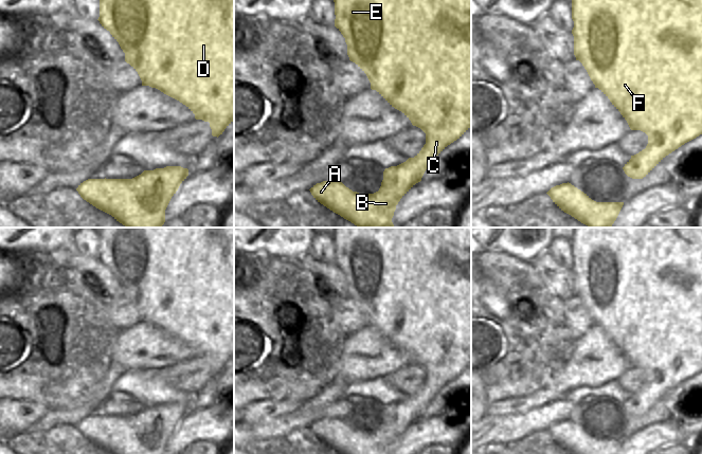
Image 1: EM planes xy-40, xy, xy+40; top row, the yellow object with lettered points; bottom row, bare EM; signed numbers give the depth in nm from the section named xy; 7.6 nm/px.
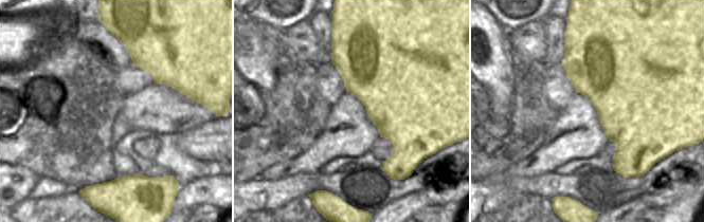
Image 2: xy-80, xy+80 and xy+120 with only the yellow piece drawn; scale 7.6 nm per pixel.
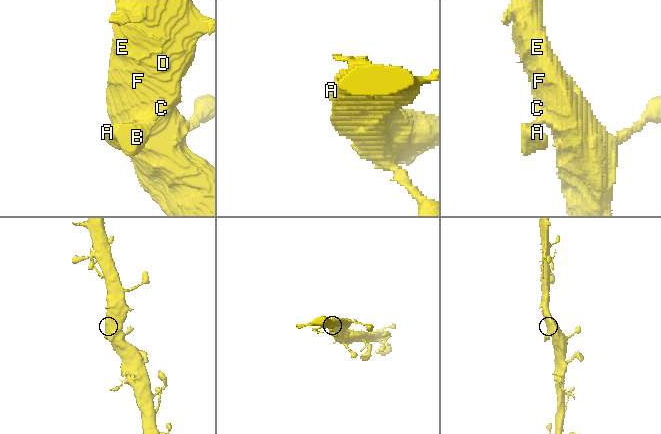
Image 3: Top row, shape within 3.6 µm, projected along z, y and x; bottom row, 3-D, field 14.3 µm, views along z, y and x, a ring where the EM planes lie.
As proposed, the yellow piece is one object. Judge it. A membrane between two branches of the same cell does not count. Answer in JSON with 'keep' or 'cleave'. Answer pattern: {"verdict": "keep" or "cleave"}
{"verdict": "keep"}

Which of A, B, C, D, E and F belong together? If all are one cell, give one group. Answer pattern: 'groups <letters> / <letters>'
groups A B C D E F

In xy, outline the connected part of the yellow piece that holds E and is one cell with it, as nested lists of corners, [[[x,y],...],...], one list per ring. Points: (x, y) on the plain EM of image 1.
[[[337,228],[332,237],[336,252],[335,264],[345,275],[349,297],[366,311],[372,327],[376,327],[392,344],[401,348],[413,363],[420,365],[426,370],[426,381],[414,395],[409,395],[397,403],[385,405],[381,423],[374,431],[353,429],[341,418],[323,418],[313,422],[309,428],[318,439],[341,454],[393,454],[400,436],[421,418],[430,400],[471,364],[471,228]]]

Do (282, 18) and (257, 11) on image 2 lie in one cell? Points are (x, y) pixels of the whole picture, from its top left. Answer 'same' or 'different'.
same

